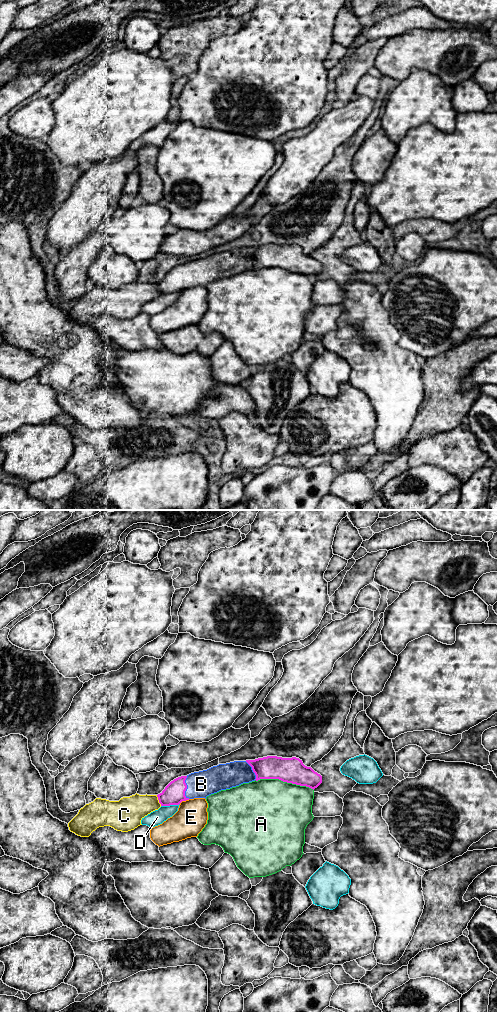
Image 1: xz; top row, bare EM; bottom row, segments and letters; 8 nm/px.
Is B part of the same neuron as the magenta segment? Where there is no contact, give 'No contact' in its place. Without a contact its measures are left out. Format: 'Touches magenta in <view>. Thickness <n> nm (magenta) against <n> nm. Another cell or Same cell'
Touches magenta in xz. Thickness 180 nm (magenta) against 220 nm. Same cell

